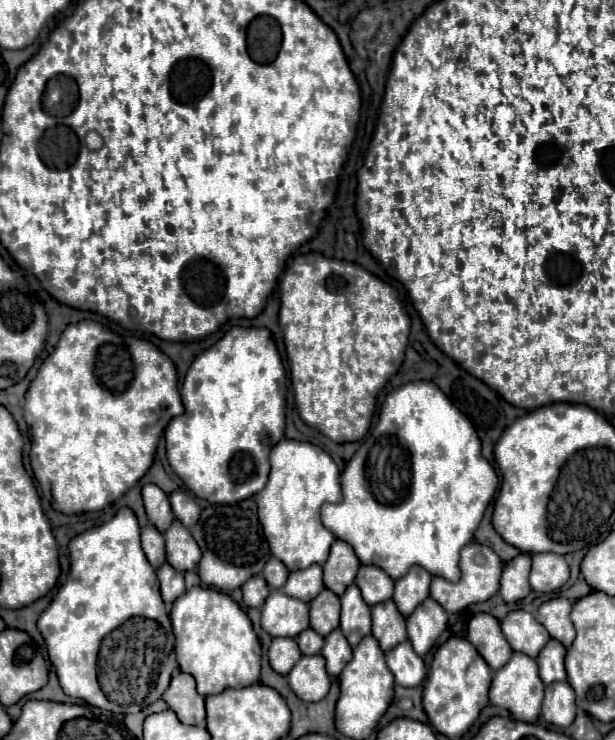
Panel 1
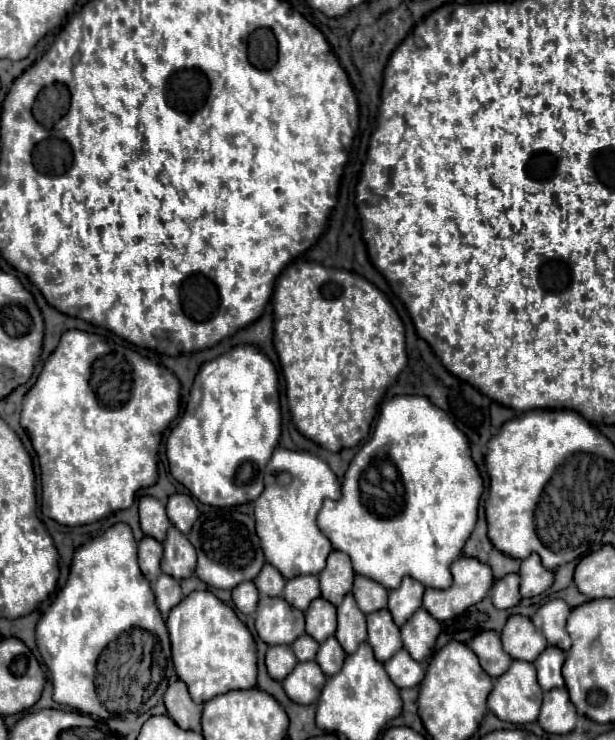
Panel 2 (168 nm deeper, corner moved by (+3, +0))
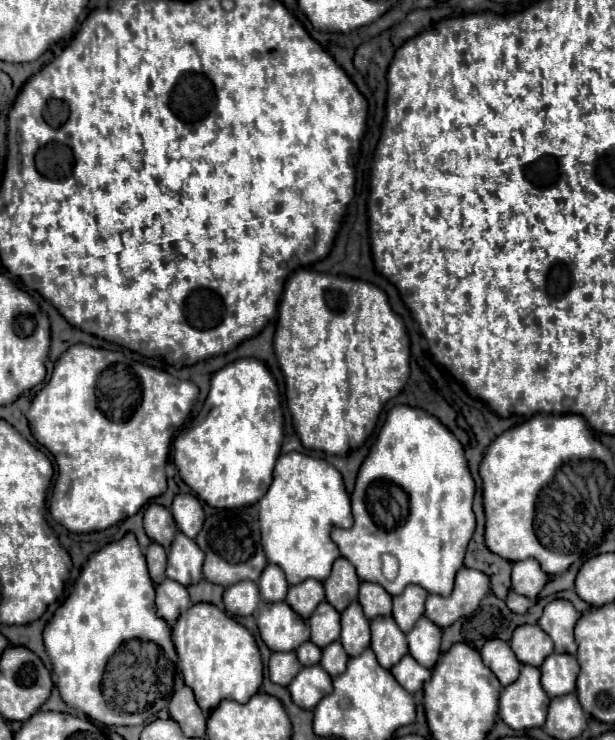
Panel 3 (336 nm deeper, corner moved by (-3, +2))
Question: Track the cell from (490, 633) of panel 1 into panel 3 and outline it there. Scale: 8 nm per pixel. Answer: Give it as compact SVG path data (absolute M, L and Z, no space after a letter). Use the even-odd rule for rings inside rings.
M492 638L482 646L480 654L482 654L484 664L488 664L488 668L496 674L496 678L500 680L502 686L512 684L516 680L516 676L520 674L522 664L516 660L516 654L508 646L508 642Z

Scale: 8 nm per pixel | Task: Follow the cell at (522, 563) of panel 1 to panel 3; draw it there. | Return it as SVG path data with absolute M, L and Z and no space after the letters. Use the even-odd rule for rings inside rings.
M508 592L508 600L506 600L506 606L516 612L516 614L524 614L528 608L530 608L530 600L526 596L520 596L516 592Z

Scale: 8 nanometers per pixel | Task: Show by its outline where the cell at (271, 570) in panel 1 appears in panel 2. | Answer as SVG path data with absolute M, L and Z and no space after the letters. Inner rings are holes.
M266 564L260 570L260 574L254 580L254 584L260 590L260 594L264 594L264 596L280 596L282 590L284 590L286 580L282 578L282 574L278 574L278 570L274 570L274 566Z

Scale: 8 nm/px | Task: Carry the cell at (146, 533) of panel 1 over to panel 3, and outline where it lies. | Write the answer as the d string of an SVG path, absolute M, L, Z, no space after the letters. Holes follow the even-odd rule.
M152 542L148 548L146 548L146 562L148 562L148 570L150 570L150 578L154 580L154 584L160 584L166 576L164 576L164 570L166 570L166 550Z

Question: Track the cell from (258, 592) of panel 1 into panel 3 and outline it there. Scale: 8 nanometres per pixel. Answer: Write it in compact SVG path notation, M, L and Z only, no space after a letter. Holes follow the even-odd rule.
M250 580L234 584L224 592L224 610L230 616L250 616L258 608L258 602L260 590L256 588L256 582Z

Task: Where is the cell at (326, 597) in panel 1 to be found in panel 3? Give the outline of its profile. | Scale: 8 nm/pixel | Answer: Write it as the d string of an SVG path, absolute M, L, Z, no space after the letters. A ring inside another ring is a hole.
M326 600L318 604L316 612L308 618L308 624L312 630L312 642L318 648L324 648L340 638L340 612L336 612L336 608L332 608Z

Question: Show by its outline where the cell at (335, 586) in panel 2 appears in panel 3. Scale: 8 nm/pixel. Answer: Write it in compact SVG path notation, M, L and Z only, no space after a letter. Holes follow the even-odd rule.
M340 556L334 562L332 574L324 580L326 600L338 612L342 612L352 600L358 598L358 586L360 586L360 578L356 576L356 570L354 570L352 562Z

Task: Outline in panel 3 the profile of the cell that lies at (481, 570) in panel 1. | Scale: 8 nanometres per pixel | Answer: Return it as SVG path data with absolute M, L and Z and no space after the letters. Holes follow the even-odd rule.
M460 568L456 574L456 586L450 596L430 594L426 600L426 616L440 628L448 628L462 616L470 616L480 600L490 594L488 576L474 568Z

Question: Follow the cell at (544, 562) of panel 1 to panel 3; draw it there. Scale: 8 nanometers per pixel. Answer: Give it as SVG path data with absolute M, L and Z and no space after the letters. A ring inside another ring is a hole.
M528 558L512 564L512 588L518 594L536 600L536 596L546 586L546 582L548 582L548 574L540 568L540 564L536 564L536 560Z

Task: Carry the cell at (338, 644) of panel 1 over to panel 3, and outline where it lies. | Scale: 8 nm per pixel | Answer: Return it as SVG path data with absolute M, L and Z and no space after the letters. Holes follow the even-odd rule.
M336 640L332 644L328 644L326 648L322 648L322 660L320 660L320 666L334 678L334 676L340 676L344 672L348 664L348 654L344 652L342 644Z

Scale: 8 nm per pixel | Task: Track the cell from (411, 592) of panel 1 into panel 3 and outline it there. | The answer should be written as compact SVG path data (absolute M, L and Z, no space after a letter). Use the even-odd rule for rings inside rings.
M416 584L406 586L406 590L394 598L392 616L402 632L410 632L416 620L424 614L426 598L428 598L428 592Z

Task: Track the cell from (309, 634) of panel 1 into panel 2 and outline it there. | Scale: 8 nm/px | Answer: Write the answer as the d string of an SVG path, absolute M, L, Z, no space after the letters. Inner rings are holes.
M304 634L302 638L298 638L294 644L292 644L292 650L296 654L296 658L300 662L306 662L306 660L314 660L316 658L316 652L318 652L318 642L314 642L314 638L310 638L308 634Z

